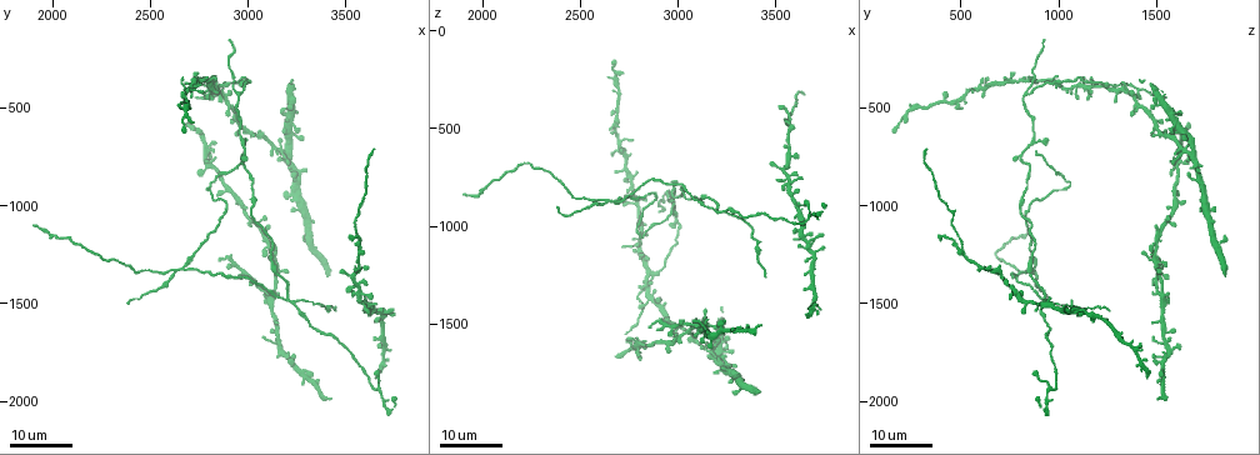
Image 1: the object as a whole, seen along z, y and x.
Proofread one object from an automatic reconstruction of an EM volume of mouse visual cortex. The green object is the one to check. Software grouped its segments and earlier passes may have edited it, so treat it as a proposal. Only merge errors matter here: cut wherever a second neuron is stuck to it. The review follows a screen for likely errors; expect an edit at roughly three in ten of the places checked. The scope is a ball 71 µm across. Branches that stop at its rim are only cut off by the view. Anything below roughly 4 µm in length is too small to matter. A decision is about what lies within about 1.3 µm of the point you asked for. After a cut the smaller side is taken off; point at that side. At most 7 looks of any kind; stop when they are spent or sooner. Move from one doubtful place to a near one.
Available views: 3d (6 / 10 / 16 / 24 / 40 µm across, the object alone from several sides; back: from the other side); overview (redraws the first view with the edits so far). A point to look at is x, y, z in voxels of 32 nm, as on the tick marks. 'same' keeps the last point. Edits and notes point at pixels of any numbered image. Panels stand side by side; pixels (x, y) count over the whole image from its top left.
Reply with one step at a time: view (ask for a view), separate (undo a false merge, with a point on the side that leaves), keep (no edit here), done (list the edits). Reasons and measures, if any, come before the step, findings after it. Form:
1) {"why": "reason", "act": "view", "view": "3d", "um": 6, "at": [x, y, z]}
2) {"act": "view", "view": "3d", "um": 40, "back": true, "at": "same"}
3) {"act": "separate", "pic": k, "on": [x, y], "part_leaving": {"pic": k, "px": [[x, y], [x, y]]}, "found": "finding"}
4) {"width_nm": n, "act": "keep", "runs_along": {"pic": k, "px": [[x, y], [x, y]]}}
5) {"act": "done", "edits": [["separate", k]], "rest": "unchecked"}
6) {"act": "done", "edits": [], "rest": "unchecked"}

{"why": "arms part here", "act": "view", "view": "3d", "um": 24, "at": [3210, 1480, 920]}

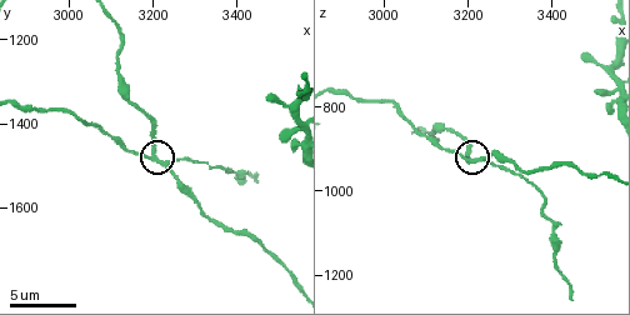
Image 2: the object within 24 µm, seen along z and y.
{"act": "view", "view": "3d", "um": 6, "at": [3205, 1480, 925]}

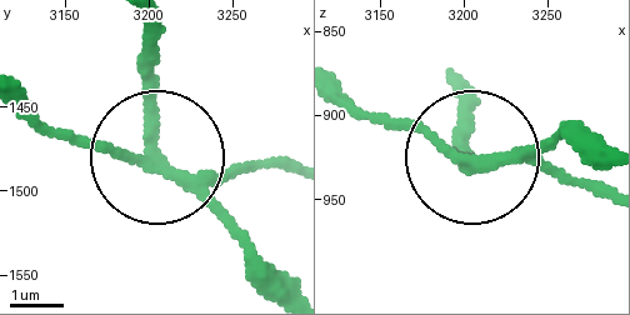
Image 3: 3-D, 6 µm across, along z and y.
{"side_arm_um": 56, "act": "separate", "pic": 3, "on": [253, 170], "part_leaving": {"pic": 3, "px": [[171, 180], [28, 123]]}, "found": "two neurons meet here"}

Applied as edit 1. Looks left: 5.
{"act": "view", "view": "overview"}

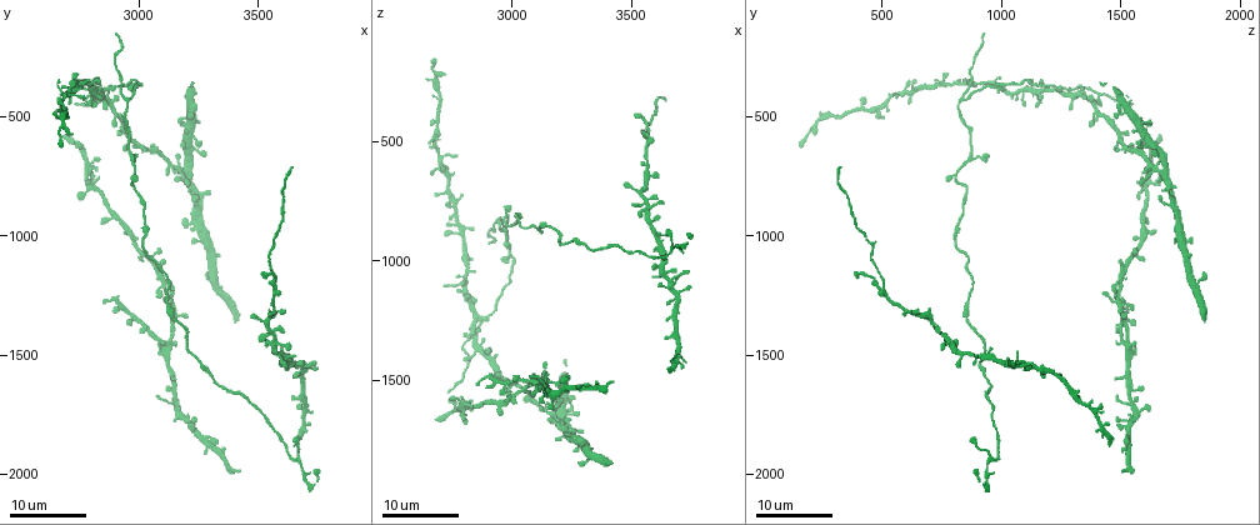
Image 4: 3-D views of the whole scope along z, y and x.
{"why": "three arms meet", "act": "view", "view": "3d", "um": 16, "at": [3580, 1230, 500]}

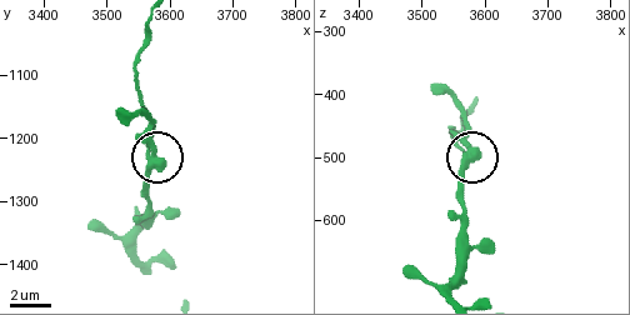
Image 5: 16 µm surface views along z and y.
{"why": "zoom in", "act": "view", "view": "3d", "um": 10, "at": [3575, 1230, 495]}

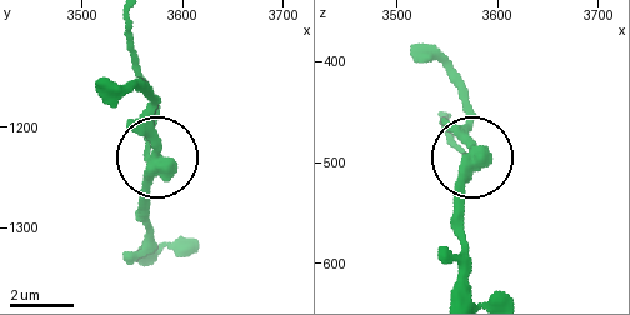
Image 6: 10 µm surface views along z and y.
{"arms": 3, "act": "separate", "pic": 6, "on": [455, 146], "part_leaving": {"pic": 6, "px": [[465, 176], [441, 111]]}, "found": "a second neuron is stuck on"}

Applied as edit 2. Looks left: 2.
{"why": "two arms in line, one across", "act": "view", "view": "3d", "um": 16, "at": [2990, 380, 960]}

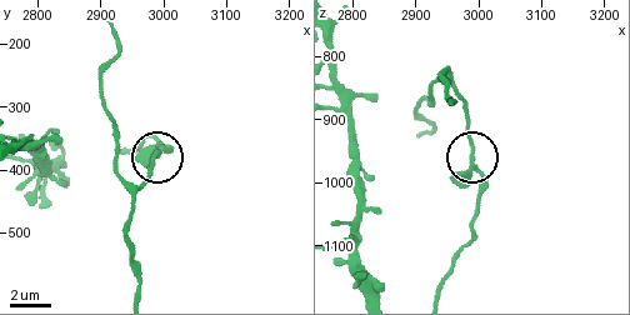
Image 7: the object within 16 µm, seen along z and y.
{"why": "zoom in", "act": "view", "view": "3d", "um": 6, "at": "same"}

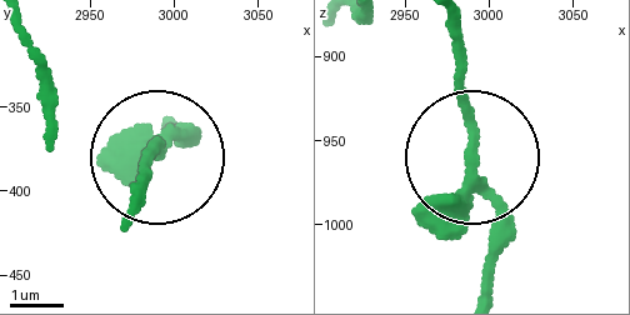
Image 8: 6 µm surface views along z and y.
{"arms": 3, "act": "keep", "runs_along": {"pic": 8, "px": [[453, 26], [475, 160], [503, 214], [489, 281]]}, "found": "continuous, no second neuron"}

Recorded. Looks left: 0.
{"act": "done", "edits": [["separate", 3], ["separate", 6]], "rest": "unchecked"}

